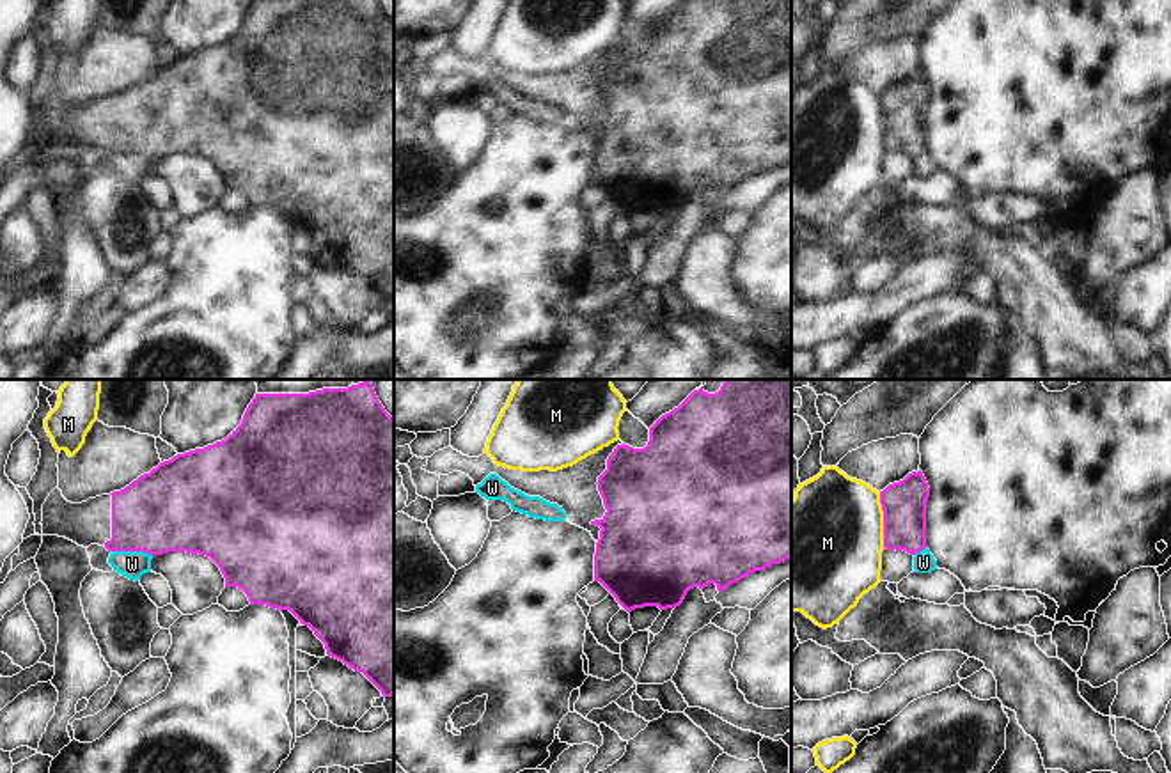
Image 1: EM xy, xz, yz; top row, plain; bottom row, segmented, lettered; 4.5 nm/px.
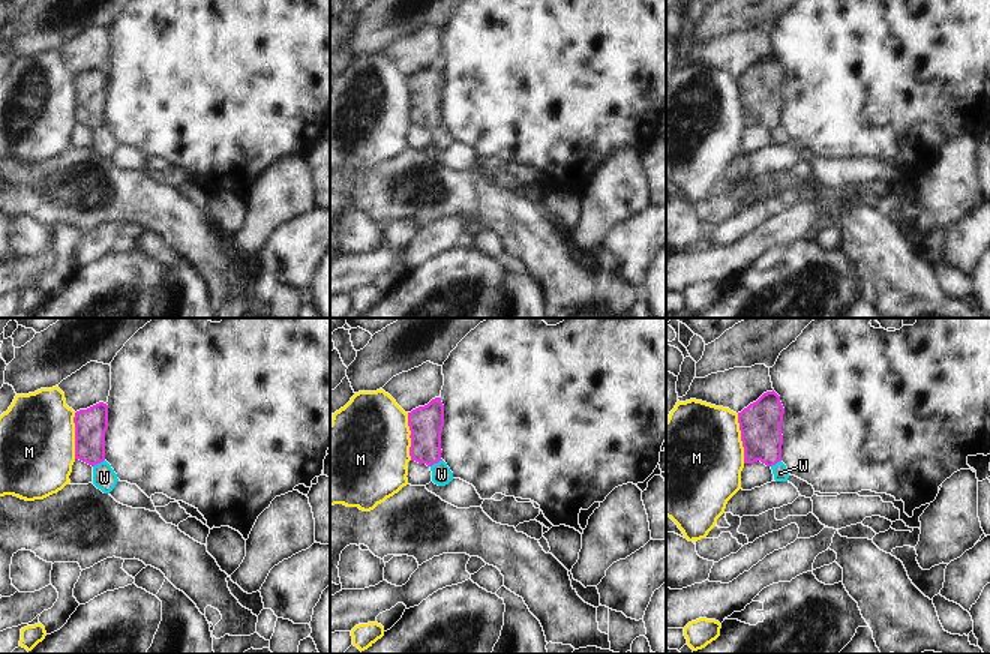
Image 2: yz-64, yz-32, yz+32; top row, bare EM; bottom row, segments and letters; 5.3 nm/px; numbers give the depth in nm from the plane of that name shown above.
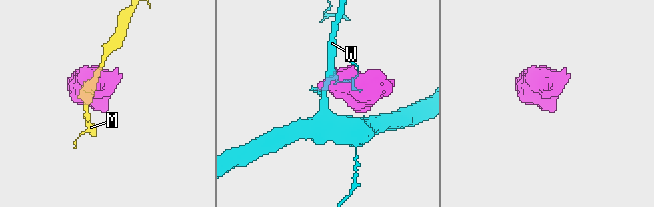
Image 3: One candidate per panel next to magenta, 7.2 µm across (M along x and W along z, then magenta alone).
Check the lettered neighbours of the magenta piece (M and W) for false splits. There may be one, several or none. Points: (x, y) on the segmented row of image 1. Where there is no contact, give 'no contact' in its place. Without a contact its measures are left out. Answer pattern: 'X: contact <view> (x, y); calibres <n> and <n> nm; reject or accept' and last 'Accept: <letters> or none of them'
M: contact yz (884, 520); calibres 200 and 480 nm; reject
W: contact xy (132, 550); calibres 380 and 130 nm; reject
Accept: none of them

